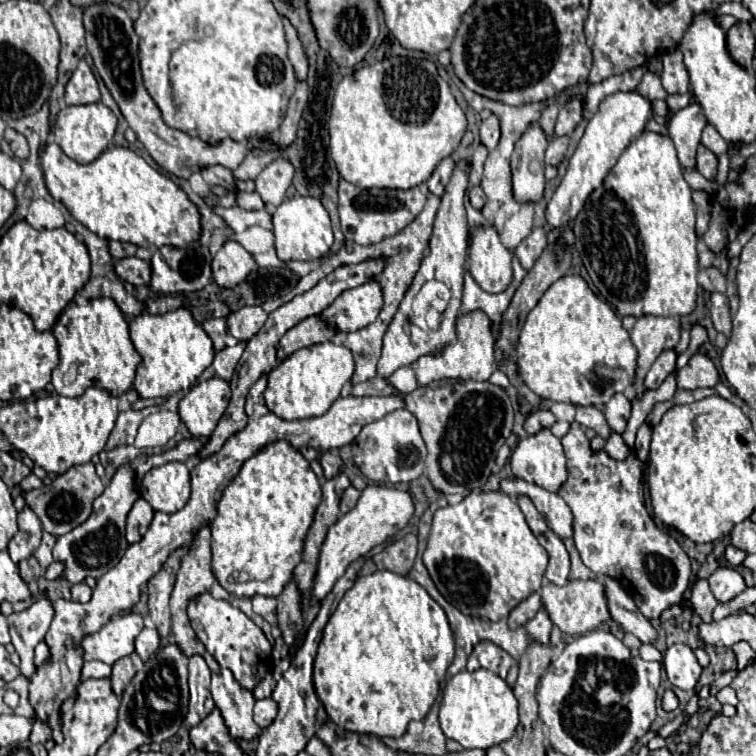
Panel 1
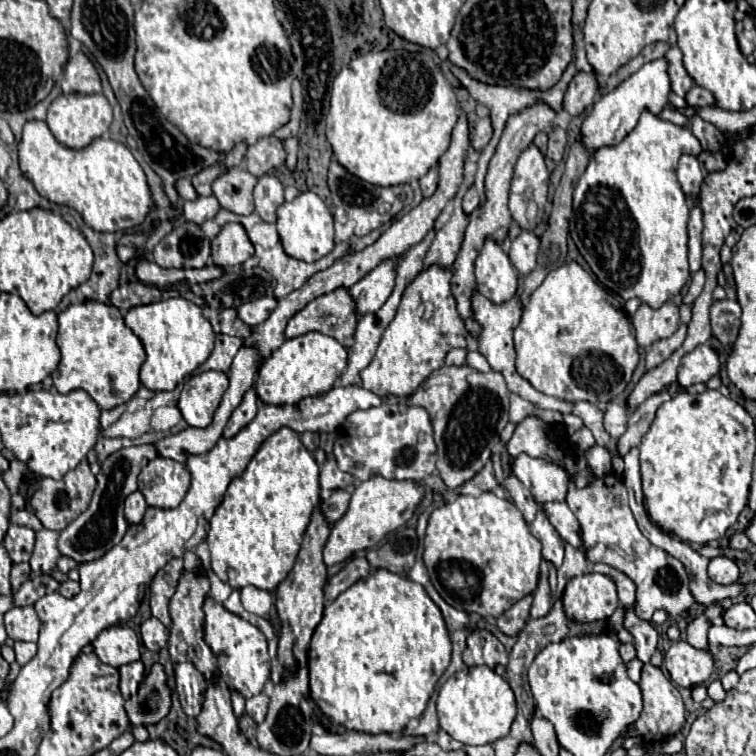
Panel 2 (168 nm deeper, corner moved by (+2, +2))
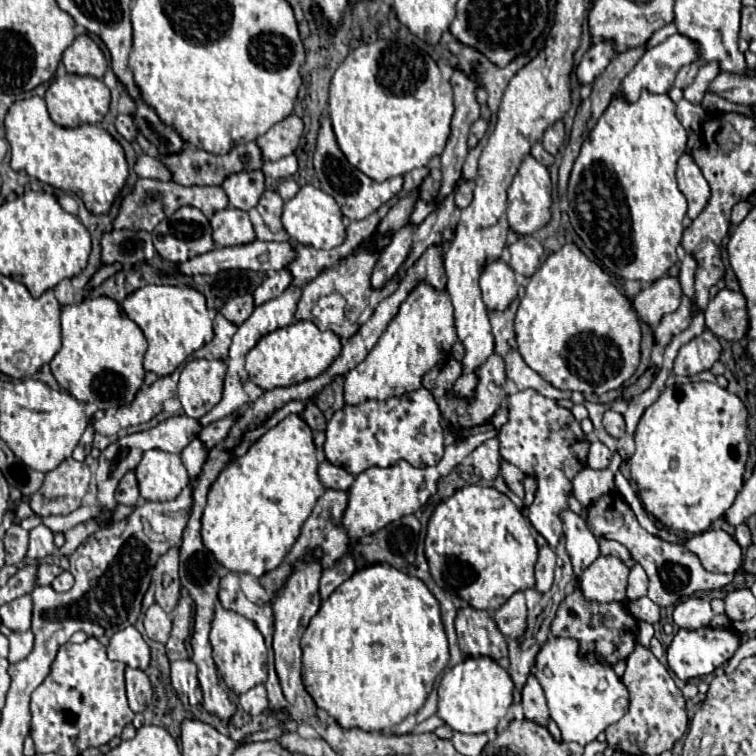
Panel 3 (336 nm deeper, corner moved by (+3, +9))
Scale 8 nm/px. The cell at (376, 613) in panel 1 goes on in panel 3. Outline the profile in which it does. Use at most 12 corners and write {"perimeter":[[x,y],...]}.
{"perimeter":[[355,571],[301,637],[341,727],[391,731],[449,661],[437,599]]}

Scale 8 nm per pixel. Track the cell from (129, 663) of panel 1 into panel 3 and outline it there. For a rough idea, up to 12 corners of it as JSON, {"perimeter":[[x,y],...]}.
{"perimeter":[[125,669],[127,699],[143,713],[153,699],[149,677],[139,669]]}

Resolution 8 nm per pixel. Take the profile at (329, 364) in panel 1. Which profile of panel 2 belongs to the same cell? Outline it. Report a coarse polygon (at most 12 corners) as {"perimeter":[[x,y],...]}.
{"perimeter":[[320,332],[286,340],[258,368],[258,398],[322,396],[348,364]]}

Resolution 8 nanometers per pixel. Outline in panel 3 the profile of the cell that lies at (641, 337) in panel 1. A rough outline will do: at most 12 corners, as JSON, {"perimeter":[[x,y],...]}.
{"perimeter":[[677,277],[645,285],[633,307],[651,329],[681,303]]}

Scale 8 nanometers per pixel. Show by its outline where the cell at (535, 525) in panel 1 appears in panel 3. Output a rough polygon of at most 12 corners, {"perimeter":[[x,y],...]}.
{"perimeter":[[501,461],[501,477],[523,499],[523,475],[515,465]]}

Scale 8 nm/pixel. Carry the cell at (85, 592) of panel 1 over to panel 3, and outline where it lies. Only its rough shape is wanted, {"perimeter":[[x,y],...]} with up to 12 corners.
{"perimeter":[[63,571],[55,577],[51,587],[55,591],[69,591],[73,575]]}

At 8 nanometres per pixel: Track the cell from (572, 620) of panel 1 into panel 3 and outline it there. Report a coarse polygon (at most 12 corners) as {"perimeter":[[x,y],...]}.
{"perimeter":[[617,557],[595,559],[581,591],[599,603],[623,601],[629,567]]}

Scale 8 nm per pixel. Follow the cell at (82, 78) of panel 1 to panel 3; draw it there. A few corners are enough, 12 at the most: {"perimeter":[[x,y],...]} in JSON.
{"perimeter":[[89,35],[63,53],[67,73],[103,79],[107,59]]}

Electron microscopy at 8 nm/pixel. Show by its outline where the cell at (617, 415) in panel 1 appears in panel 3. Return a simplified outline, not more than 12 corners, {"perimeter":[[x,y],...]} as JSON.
{"perimeter":[[605,411],[603,425],[615,439],[625,435],[623,415]]}

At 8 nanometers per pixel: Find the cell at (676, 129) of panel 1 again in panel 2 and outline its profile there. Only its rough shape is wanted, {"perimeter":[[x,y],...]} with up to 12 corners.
{"perimeter":[[684,154],[676,172],[690,200],[704,180],[698,158]]}

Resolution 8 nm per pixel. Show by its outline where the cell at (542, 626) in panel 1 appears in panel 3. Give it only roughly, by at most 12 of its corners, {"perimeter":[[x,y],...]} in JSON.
{"perimeter":[[539,547],[535,565],[535,587],[549,591],[555,571],[555,551]]}

